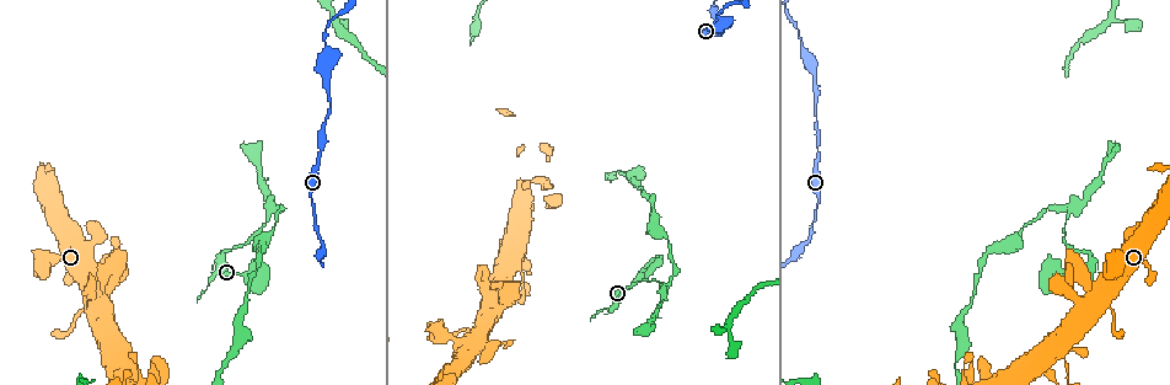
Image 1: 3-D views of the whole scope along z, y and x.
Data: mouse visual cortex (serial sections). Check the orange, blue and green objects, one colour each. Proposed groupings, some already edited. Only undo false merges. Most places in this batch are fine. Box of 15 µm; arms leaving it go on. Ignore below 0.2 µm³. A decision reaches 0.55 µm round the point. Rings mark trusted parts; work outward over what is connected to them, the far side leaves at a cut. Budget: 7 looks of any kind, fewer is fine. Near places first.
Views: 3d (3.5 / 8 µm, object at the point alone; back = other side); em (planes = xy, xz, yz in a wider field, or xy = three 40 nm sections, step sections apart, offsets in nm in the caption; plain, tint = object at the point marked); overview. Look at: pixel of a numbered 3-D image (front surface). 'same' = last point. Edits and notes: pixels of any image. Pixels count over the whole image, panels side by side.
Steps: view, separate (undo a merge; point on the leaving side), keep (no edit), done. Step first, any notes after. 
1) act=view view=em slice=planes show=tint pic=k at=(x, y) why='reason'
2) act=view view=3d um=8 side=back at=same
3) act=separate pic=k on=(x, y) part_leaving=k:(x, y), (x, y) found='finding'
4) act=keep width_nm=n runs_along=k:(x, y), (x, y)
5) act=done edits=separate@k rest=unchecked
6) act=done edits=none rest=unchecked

act=view view=3d um=3.5 pic=1 at=(1068, 208) why='three arms meet'

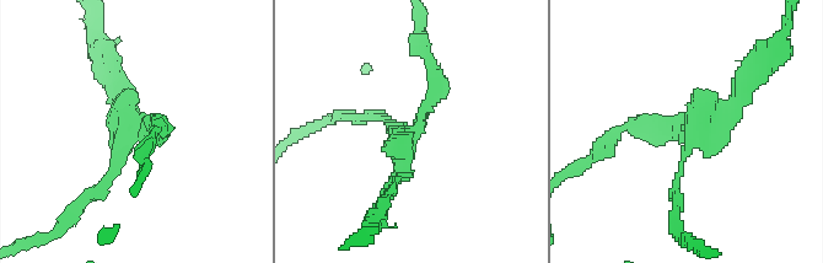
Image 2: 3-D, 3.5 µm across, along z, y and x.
act=view view=em slice=xy step=1 show=tint pic=2 at=(118, 134) arms=3 arm_widths_nm=150,200,200 why='now the EM'

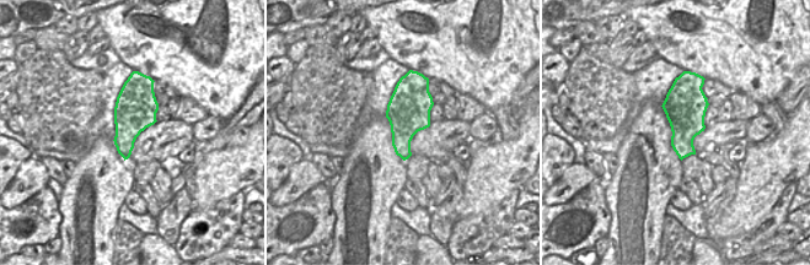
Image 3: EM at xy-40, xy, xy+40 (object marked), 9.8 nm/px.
act=keep found='all the same cell'

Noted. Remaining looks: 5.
act=view view=3d um=3.5 pic=1 at=(244, 341) why='sudden change in width'

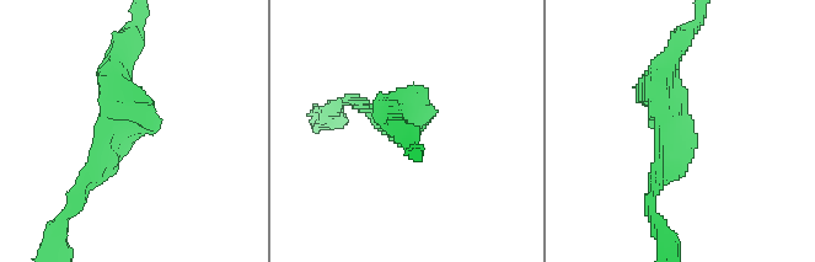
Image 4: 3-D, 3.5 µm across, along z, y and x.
act=view view=em slice=xy step=5 show=tint pic=4 at=(126, 130) why='shape alone is not enough'

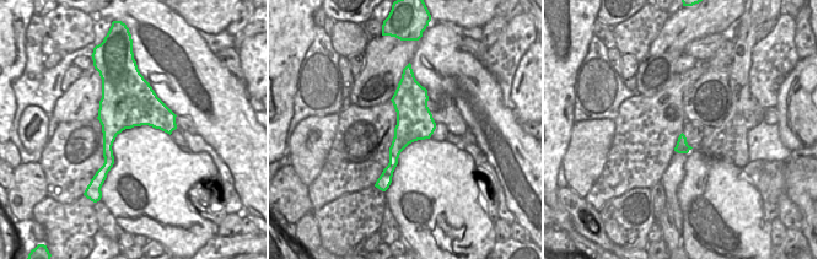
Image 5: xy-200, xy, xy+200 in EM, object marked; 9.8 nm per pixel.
act=keep runs_along=4:(119, 58), (130, 126), (81, 190) found='all the same cell'

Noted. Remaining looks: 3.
act=view view=3d um=8 pic=1 at=(1063, 352)

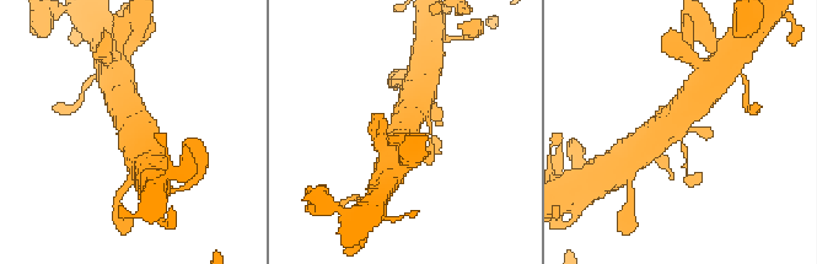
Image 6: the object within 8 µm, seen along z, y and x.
act=view view=3d um=3.5 pic=6 at=(677, 136) why='zoom in'

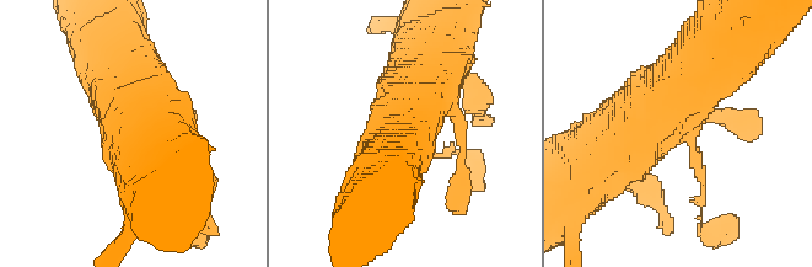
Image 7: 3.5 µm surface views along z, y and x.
act=view view=em slice=planes show=tint pic=7 at=(684, 124)

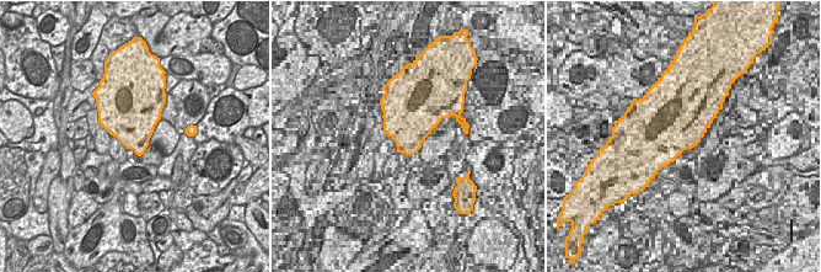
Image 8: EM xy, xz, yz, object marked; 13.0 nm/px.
act=keep runs_along=7:(722, 42), (613, 148) found='all the same cell'

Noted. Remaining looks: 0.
act=done edits=none rest=unchecked

